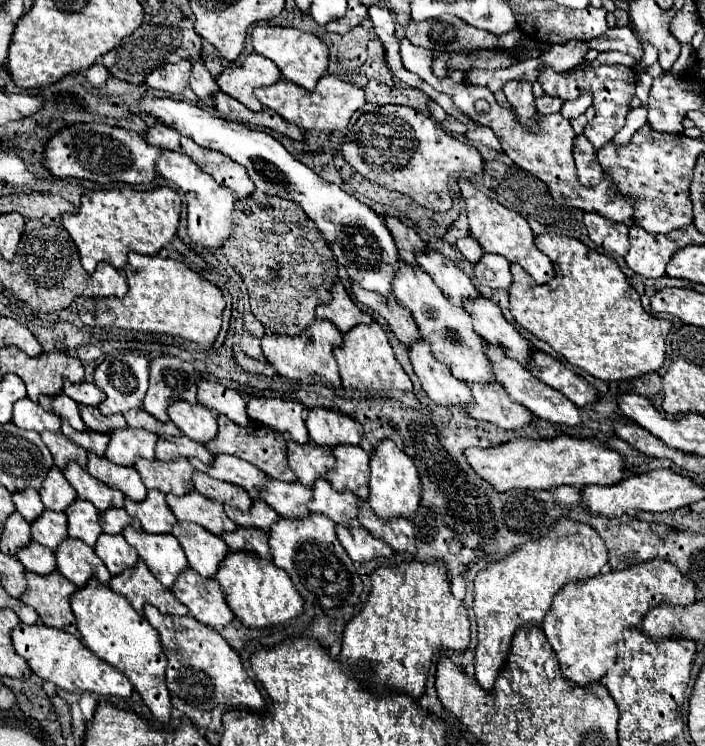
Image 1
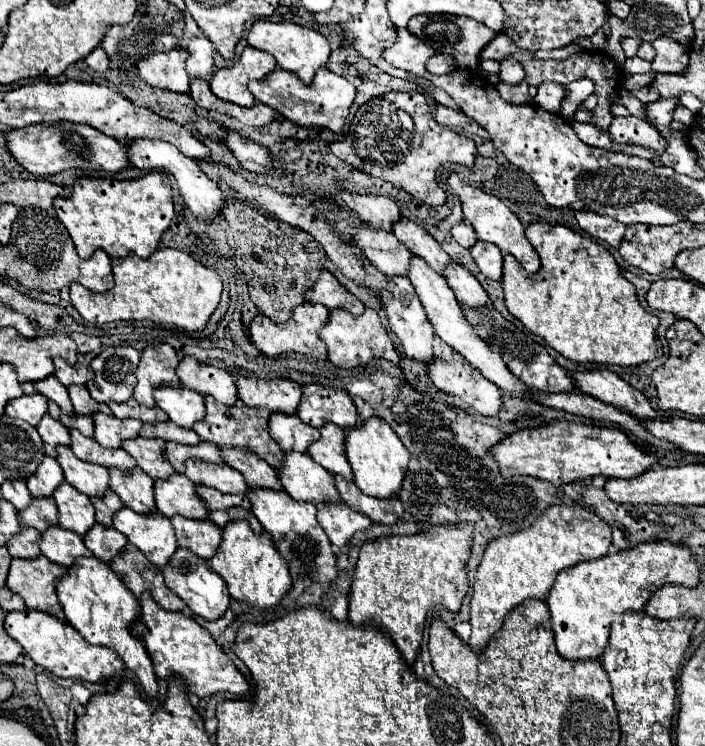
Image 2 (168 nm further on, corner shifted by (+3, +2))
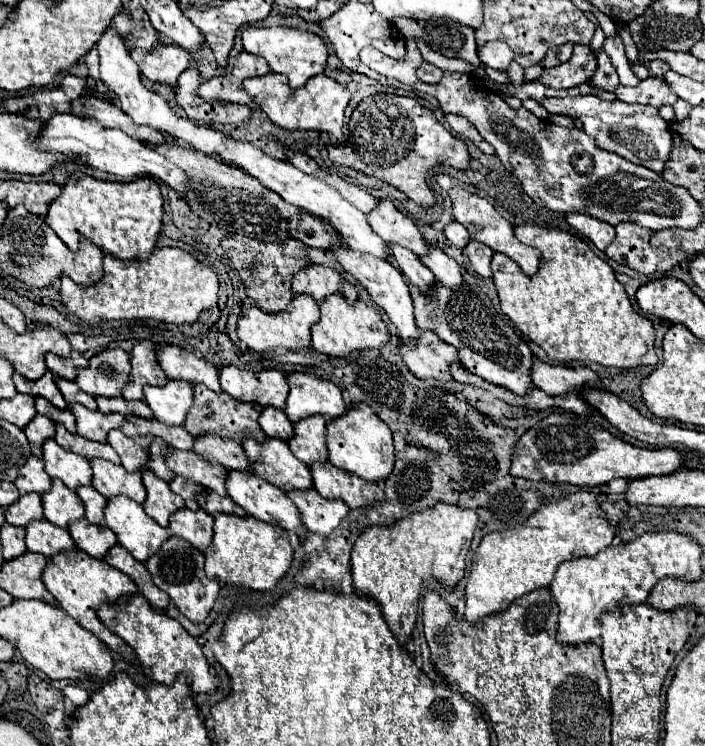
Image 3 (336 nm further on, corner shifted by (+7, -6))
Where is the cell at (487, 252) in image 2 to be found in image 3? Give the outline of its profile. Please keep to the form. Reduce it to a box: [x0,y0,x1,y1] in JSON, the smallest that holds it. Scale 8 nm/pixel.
[463,241,493,277]

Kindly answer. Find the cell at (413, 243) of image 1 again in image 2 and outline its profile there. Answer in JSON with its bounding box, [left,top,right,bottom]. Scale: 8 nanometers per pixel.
[343,195,401,231]

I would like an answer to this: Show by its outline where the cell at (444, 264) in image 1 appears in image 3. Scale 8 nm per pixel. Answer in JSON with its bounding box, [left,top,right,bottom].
[367,199,427,255]

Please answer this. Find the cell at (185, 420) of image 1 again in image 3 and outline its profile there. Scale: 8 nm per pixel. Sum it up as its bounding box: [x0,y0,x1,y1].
[145,379,193,425]

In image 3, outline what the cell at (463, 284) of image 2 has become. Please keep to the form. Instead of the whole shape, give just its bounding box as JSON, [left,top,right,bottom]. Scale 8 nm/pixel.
[419,245,463,287]

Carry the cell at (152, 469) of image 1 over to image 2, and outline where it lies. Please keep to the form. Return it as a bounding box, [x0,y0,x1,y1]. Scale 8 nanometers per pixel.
[121,439,175,479]

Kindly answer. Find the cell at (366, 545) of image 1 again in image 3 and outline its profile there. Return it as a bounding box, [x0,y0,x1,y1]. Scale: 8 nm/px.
[287,489,349,537]

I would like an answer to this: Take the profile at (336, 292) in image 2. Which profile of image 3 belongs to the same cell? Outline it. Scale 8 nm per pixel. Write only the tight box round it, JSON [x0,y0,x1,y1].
[293,265,357,303]

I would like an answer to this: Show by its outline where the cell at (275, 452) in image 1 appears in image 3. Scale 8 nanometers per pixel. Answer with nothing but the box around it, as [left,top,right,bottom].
[185,383,265,443]

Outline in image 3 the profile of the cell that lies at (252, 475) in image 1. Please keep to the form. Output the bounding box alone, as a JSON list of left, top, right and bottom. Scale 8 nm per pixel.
[147,439,175,481]

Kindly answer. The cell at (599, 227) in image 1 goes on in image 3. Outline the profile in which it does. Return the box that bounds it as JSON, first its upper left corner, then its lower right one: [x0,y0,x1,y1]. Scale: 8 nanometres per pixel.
[567,213,615,249]

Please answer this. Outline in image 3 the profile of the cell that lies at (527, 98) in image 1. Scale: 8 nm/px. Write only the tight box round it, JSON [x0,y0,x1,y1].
[477,41,513,71]

